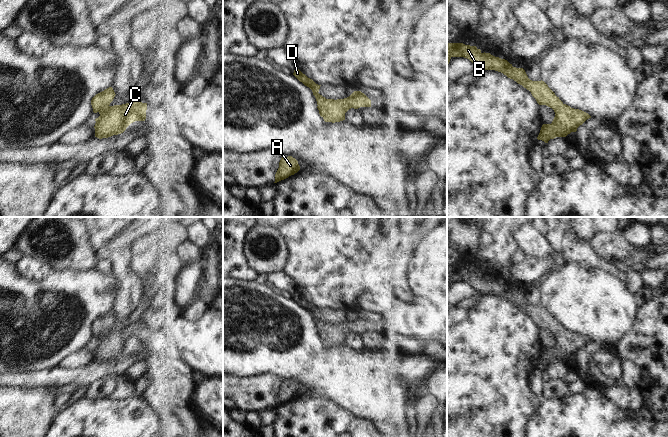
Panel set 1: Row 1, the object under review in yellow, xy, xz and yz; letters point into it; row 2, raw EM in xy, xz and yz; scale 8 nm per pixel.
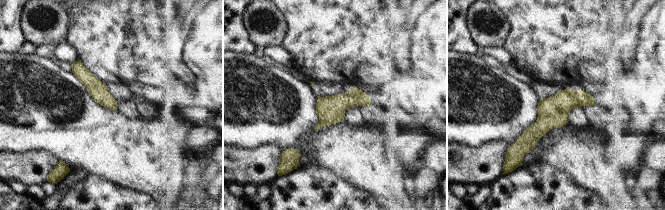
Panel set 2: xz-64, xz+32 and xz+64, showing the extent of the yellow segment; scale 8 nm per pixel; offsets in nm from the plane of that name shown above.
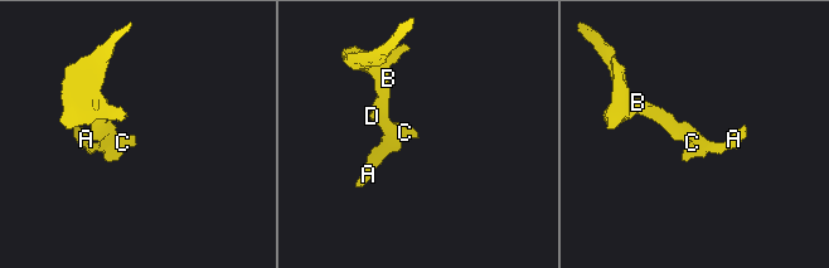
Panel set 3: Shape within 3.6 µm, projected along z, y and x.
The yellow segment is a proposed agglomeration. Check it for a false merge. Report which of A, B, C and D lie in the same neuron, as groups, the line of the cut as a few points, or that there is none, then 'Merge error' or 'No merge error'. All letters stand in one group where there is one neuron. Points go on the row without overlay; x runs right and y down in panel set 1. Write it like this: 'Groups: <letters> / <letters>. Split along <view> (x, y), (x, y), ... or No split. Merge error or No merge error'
Groups: A B C D. No split. No merge error.

